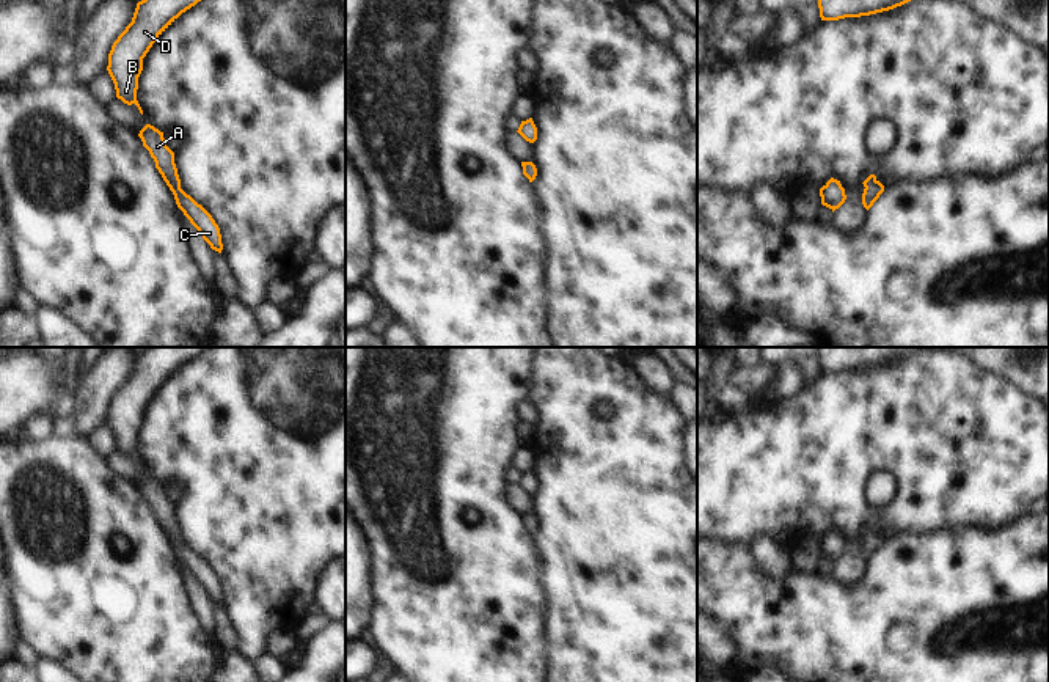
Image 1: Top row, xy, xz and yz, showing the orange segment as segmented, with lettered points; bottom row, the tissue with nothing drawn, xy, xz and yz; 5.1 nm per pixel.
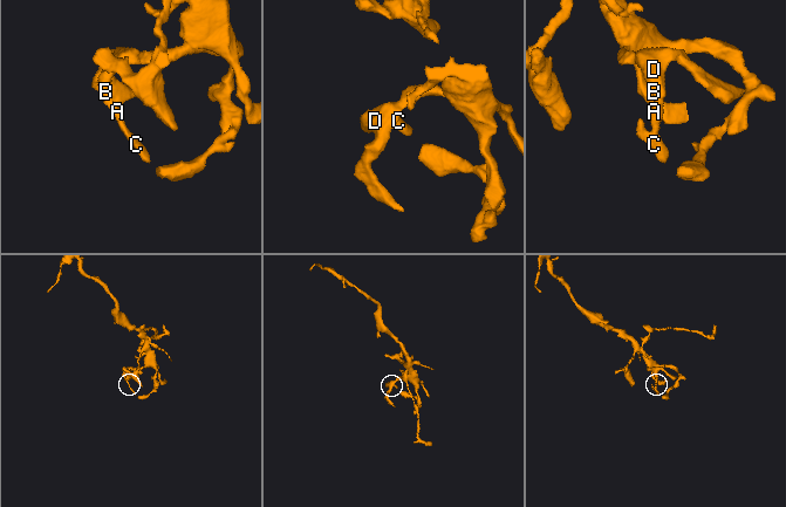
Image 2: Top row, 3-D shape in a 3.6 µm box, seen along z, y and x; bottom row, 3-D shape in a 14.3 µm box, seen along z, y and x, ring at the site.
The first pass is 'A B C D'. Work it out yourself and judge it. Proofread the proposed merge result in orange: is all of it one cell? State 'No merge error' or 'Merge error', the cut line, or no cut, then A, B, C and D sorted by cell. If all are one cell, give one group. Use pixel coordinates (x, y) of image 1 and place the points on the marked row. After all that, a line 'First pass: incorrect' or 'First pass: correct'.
No merge error. No split. Groups: A B C D
First pass: correct

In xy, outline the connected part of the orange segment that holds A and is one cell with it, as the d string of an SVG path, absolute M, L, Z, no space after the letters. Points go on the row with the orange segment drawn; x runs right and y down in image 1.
M146 124L140 130L138 137L154 159L155 168L162 174L163 181L173 192L177 207L198 229L198 233L210 245L210 248L221 253L223 244L220 228L212 215L181 189L181 179L174 163L174 152L166 146L163 132L151 124Z

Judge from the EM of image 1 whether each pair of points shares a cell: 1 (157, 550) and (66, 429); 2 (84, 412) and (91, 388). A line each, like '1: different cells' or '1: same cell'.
1: different cells
2: same cell

